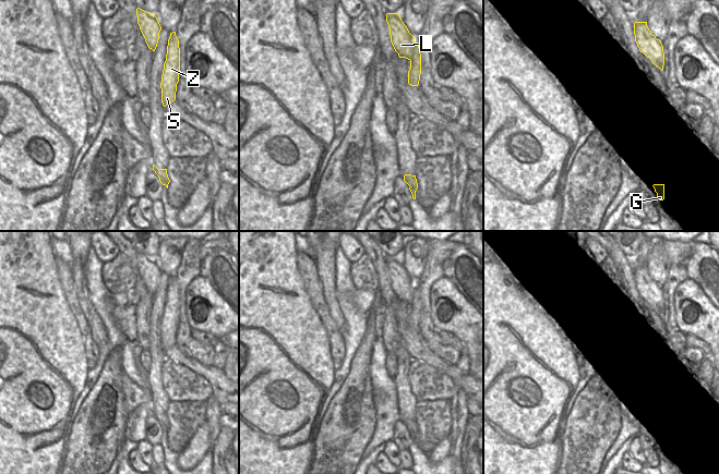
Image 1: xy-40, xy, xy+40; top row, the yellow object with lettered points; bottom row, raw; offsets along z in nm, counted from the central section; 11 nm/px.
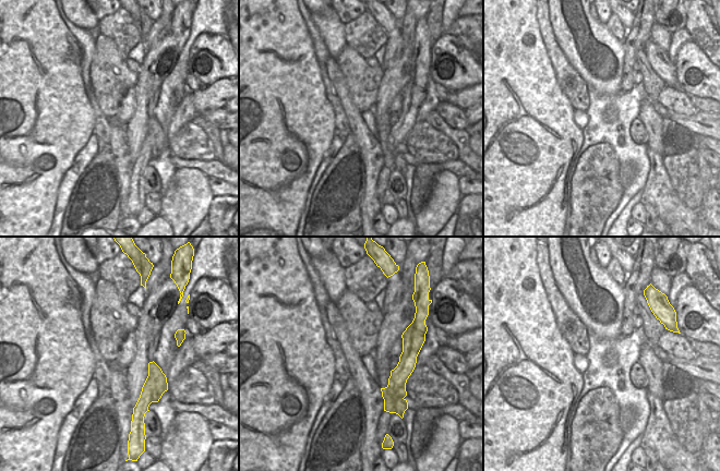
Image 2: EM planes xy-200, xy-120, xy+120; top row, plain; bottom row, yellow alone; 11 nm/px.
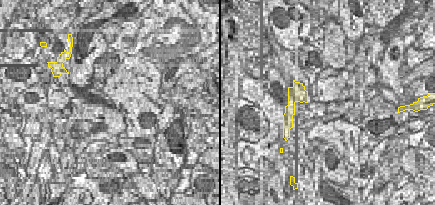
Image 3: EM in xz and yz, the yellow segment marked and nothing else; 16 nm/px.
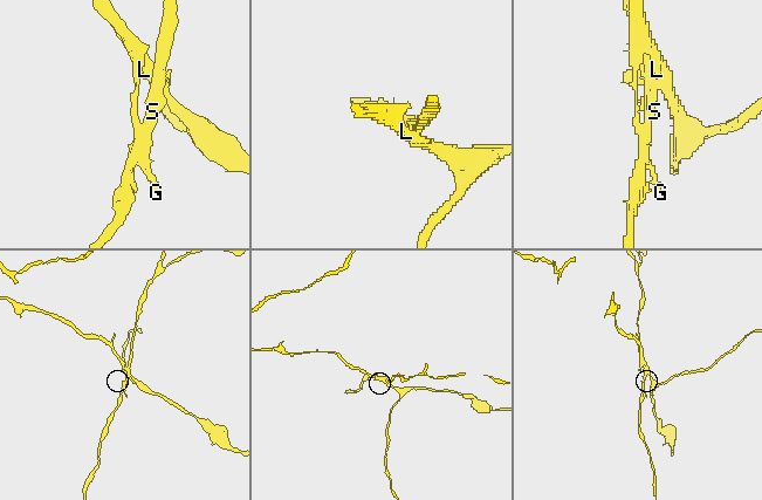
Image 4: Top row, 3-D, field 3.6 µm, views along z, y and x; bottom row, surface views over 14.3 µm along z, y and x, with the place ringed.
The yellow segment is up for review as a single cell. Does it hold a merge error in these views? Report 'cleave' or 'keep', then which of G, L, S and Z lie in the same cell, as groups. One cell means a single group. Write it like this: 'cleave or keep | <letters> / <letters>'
cleave | G S Z / L

